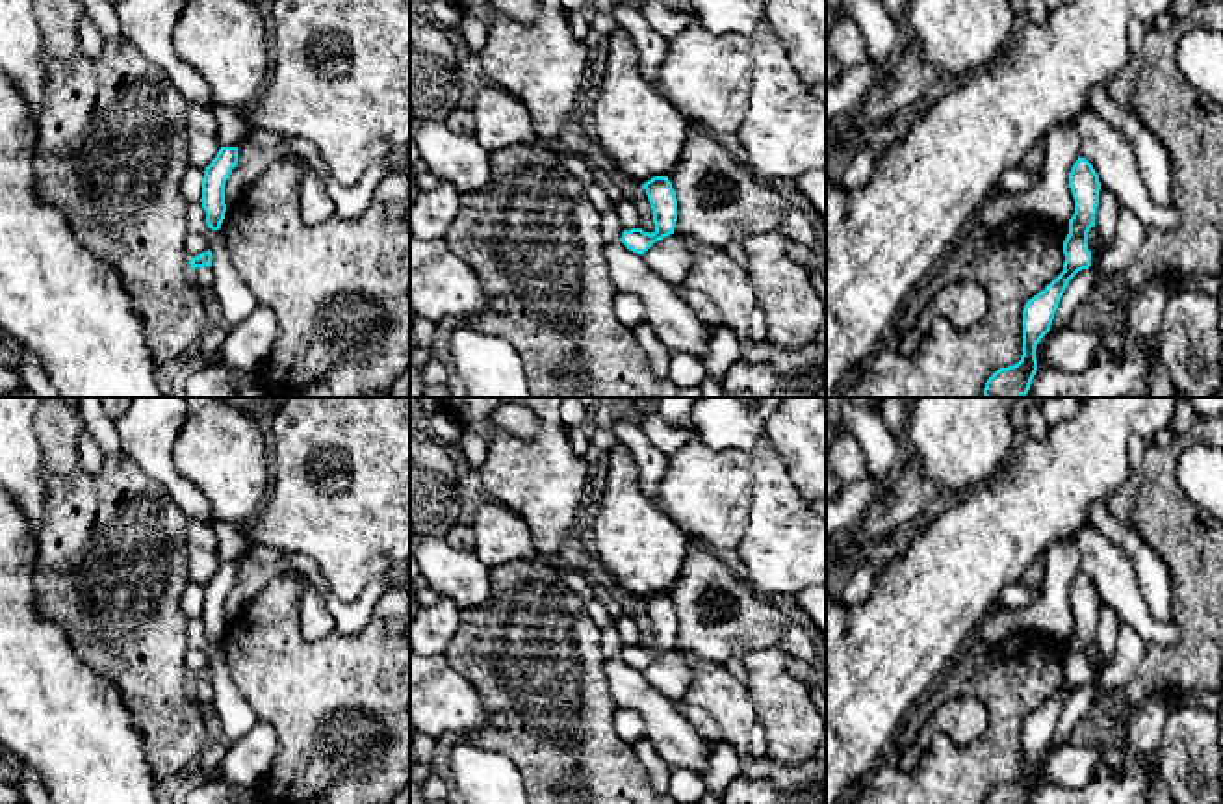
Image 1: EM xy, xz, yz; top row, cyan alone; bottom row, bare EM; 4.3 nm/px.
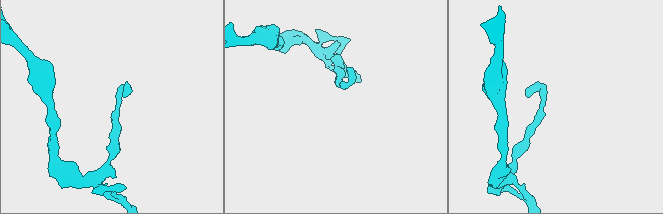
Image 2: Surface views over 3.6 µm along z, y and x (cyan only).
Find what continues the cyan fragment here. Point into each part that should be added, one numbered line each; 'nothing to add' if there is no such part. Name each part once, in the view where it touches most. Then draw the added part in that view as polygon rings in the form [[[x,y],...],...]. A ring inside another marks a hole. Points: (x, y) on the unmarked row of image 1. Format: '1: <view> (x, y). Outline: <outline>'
nothing to add

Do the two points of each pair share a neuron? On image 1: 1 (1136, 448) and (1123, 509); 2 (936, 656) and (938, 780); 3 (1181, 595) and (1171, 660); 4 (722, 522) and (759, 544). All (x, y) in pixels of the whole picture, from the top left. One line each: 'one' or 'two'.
1: one
2: two
3: one
4: two

